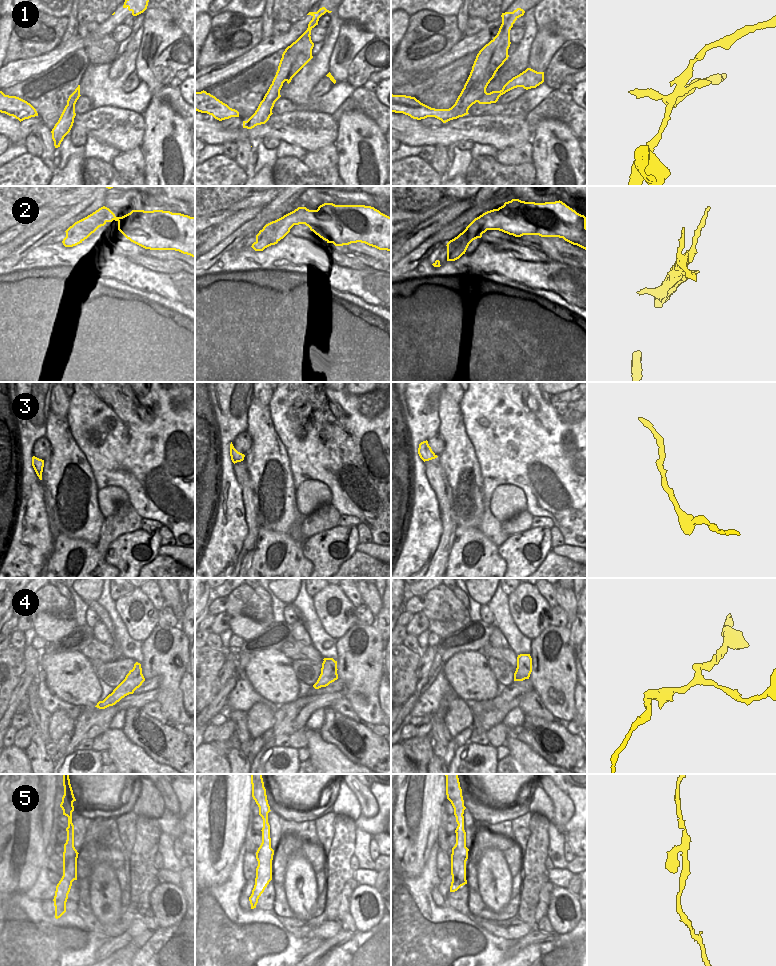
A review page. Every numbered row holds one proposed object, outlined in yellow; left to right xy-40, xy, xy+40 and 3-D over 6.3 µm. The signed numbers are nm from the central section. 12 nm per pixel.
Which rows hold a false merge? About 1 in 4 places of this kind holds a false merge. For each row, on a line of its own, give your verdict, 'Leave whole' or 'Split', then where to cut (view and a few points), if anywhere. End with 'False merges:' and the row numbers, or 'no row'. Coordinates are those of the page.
1: Split. Split along xy+40 (502, 23), (509, 32)
2: Split. Split along xy (316, 210), (316, 218), (314, 220), (301, 221), (294, 224)
3: Leave whole. No split
4: Leave whole. No split
5: Leave whole. No split
False merges: 1, 2.

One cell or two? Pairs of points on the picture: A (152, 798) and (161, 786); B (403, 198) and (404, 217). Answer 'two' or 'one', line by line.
A: two
B: two

